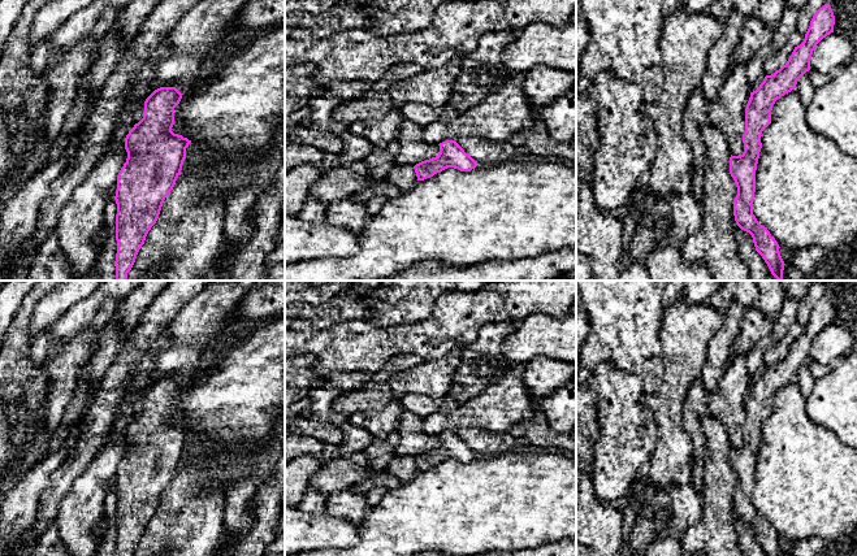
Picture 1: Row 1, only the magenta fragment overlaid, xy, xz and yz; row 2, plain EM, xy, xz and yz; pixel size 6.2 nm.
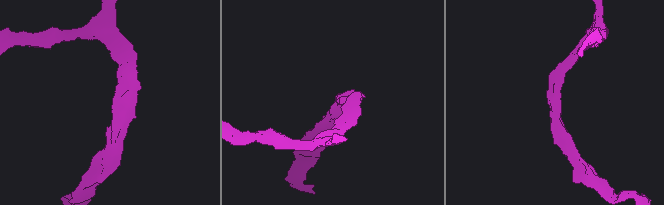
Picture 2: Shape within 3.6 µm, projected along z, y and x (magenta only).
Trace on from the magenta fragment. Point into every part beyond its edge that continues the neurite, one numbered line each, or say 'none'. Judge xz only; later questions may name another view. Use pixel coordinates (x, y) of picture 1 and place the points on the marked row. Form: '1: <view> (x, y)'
none

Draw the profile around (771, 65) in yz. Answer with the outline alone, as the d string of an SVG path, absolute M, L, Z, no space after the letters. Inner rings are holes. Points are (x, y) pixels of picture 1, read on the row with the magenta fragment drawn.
M795 31L789 38L788 43L771 58L769 58L763 64L763 71L766 75L774 74L779 70L783 65L787 64L789 56L792 55L793 49L800 45L805 39L805 35Z

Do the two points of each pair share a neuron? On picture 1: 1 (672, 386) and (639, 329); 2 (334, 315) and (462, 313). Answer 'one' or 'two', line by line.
1: two
2: two

